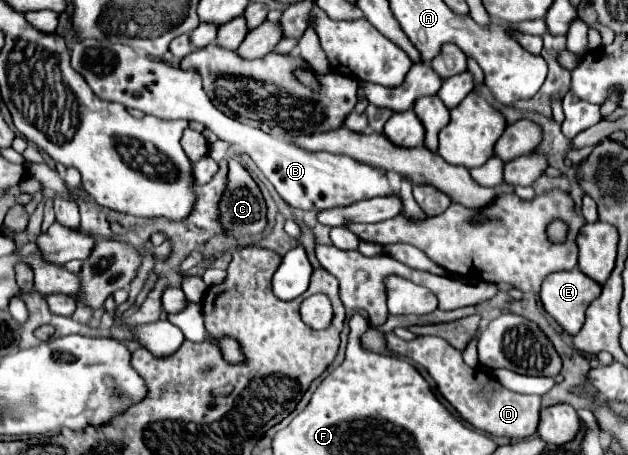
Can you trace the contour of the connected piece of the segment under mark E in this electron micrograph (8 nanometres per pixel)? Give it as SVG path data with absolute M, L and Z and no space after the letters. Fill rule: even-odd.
M580 268L546 276L540 290L540 300L546 312L568 332L576 334L584 326L584 312L602 292L602 286L588 280Z

